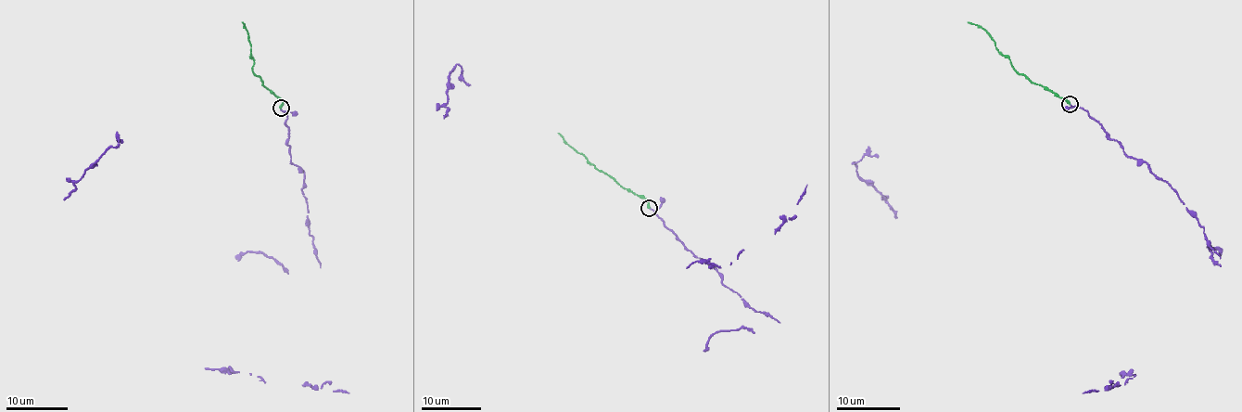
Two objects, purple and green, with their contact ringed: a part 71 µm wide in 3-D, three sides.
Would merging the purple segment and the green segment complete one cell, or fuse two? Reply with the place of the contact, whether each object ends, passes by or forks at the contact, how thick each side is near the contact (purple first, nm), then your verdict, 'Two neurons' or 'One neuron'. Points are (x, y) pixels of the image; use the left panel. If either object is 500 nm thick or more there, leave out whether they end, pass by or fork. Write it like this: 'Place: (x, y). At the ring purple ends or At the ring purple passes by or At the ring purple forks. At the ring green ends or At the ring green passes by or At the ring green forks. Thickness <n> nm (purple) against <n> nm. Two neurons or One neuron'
Place: (281, 108). At the ring purple ends. At the ring green ends. Thickness 120 nm (purple) against 280 nm. One neuron

